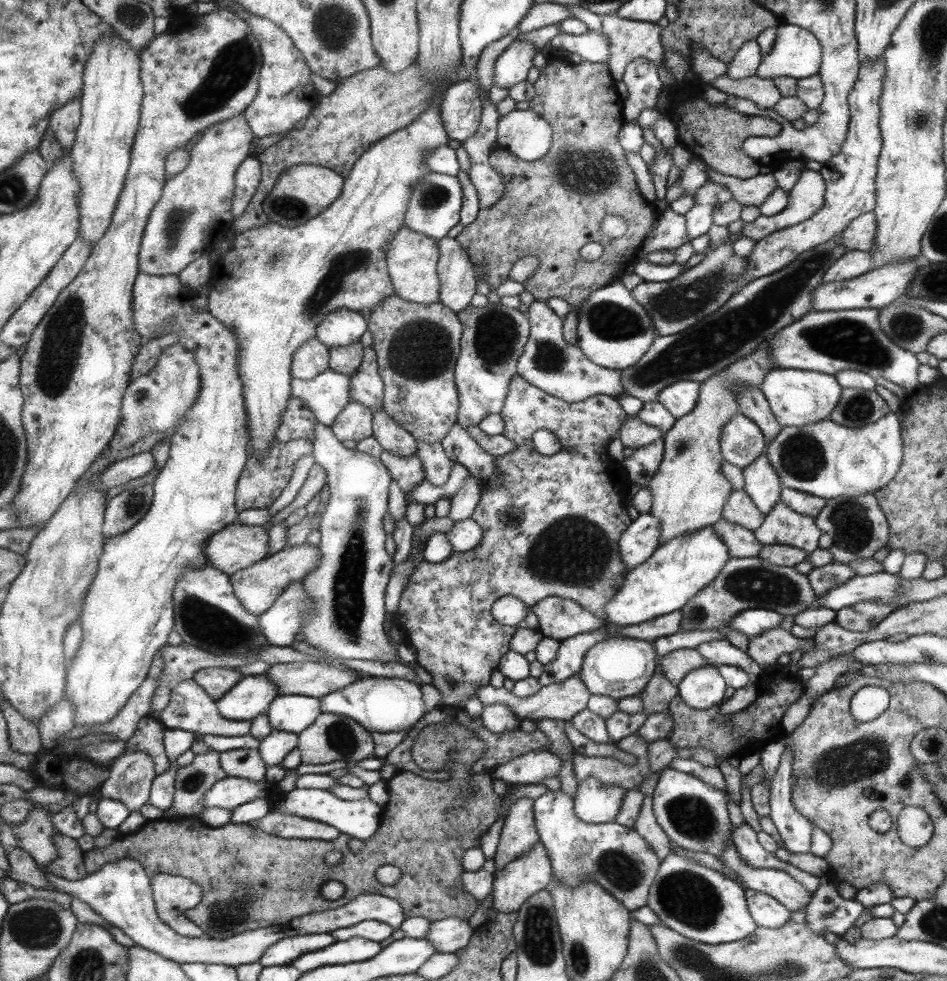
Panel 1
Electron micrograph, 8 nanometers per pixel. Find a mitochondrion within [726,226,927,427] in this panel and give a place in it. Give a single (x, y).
(845, 338)

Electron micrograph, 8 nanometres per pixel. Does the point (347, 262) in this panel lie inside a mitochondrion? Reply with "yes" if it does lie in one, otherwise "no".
yes

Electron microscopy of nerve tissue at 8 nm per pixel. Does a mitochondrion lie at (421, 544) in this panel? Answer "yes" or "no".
no

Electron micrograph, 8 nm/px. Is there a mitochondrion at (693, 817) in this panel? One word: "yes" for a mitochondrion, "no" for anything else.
yes

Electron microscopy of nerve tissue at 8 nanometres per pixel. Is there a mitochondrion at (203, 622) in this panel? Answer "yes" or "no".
yes

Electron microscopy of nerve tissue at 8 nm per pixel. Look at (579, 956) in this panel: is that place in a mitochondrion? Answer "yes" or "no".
yes

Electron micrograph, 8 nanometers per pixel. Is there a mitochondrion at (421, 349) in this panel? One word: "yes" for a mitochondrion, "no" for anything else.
yes

